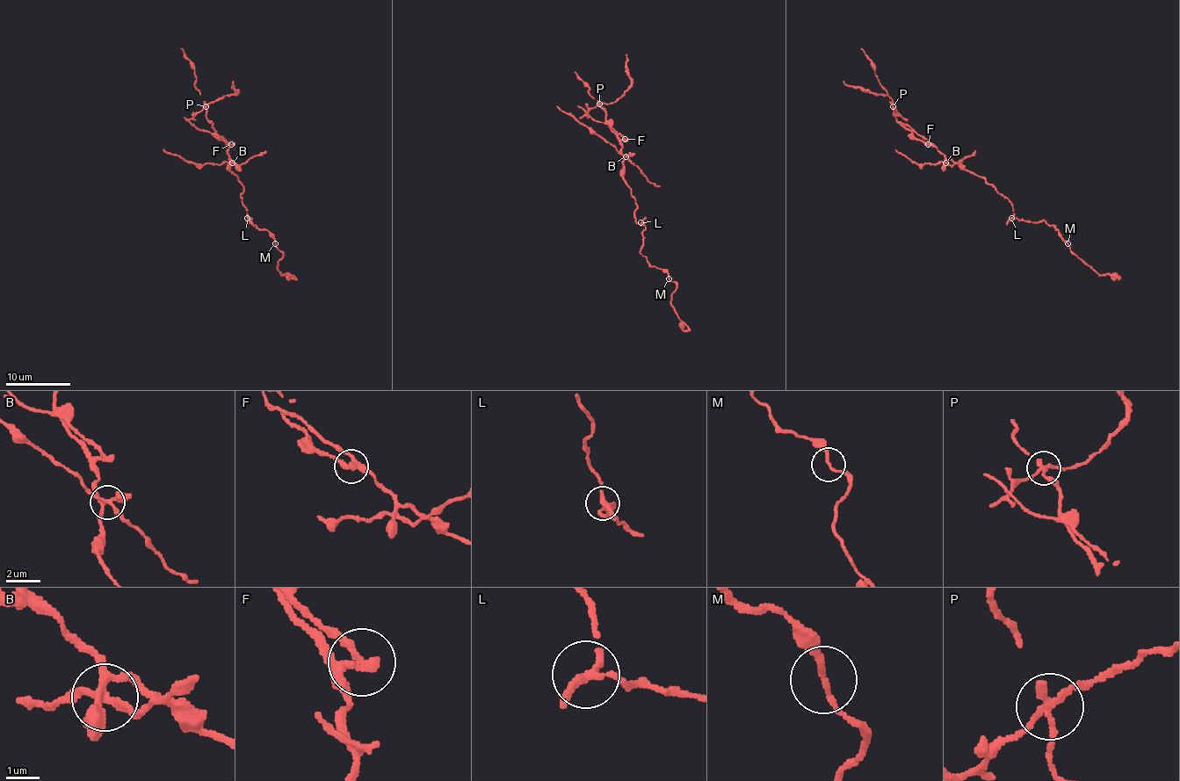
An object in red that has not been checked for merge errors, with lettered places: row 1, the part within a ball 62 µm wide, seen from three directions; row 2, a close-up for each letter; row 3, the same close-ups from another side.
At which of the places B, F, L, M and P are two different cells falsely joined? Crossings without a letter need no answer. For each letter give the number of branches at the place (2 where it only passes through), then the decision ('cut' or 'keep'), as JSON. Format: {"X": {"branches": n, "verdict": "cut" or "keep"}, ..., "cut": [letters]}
{"B": {"branches": 5, "verdict": "cut"}, "F": {"branches": 3, "verdict": "cut"}, "L": {"branches": 3, "verdict": "keep"}, "M": {"branches": 2, "verdict": "keep"}, "P": {"branches": 3, "verdict": "cut"}, "cut": ["B", "F", "P"]}

